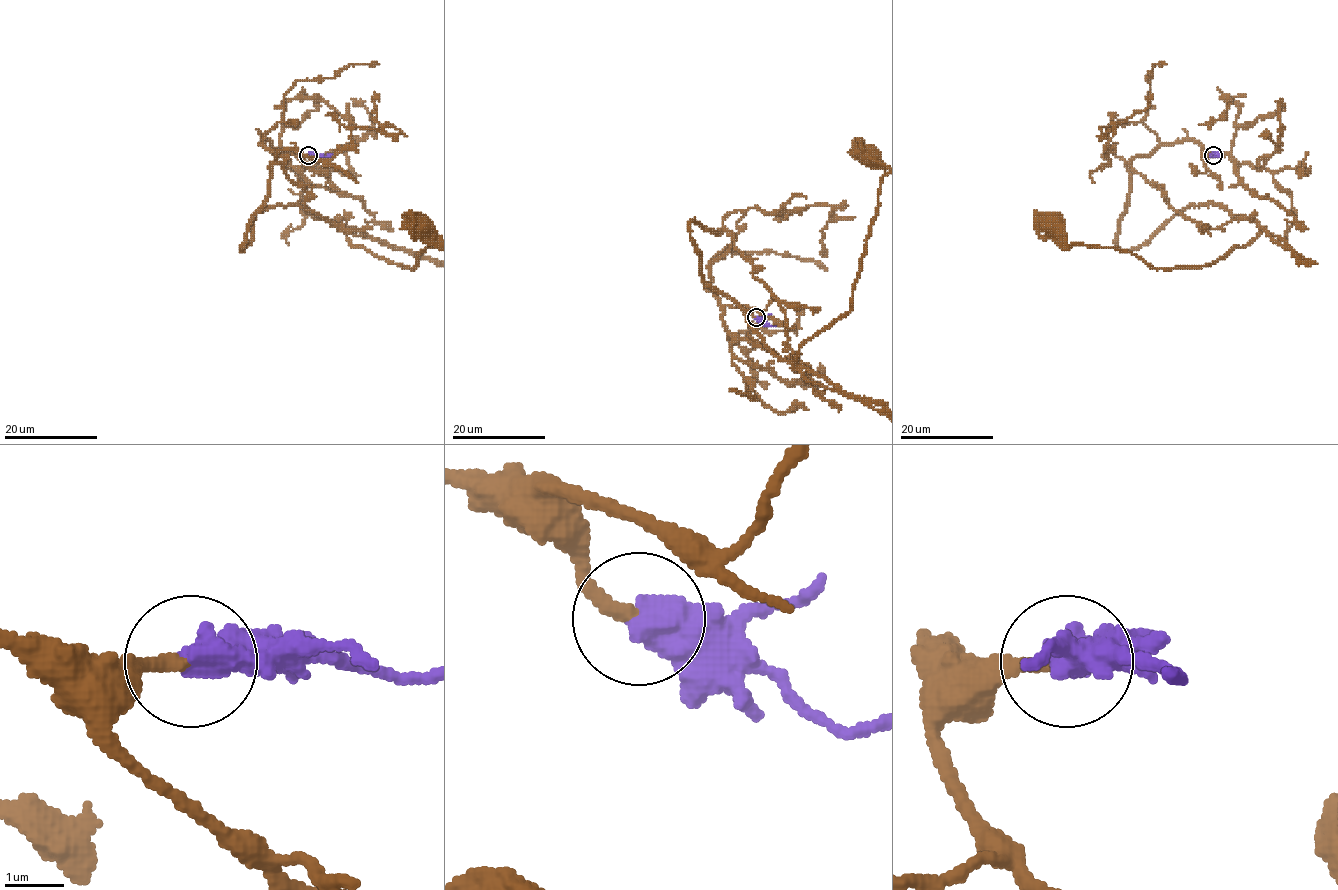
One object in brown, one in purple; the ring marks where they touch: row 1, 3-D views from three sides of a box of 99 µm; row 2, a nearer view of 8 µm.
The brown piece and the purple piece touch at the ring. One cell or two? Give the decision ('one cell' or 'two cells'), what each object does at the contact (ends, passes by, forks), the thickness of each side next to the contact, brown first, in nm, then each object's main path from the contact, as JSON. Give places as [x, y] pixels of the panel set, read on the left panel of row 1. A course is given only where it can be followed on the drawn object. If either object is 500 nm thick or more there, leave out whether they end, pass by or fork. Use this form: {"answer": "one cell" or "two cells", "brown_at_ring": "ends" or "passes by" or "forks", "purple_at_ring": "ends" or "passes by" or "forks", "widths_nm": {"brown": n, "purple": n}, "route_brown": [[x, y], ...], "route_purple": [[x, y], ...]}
{"answer": "one cell", "widths_nm": {"brown": 240, "purple": 650}, "route_brown": [[307, 155], [263, 140], [285, 158], [242, 250], [257, 212], [296, 204], [412, 269]], "route_purple": [[307, 155], [332, 155]]}

